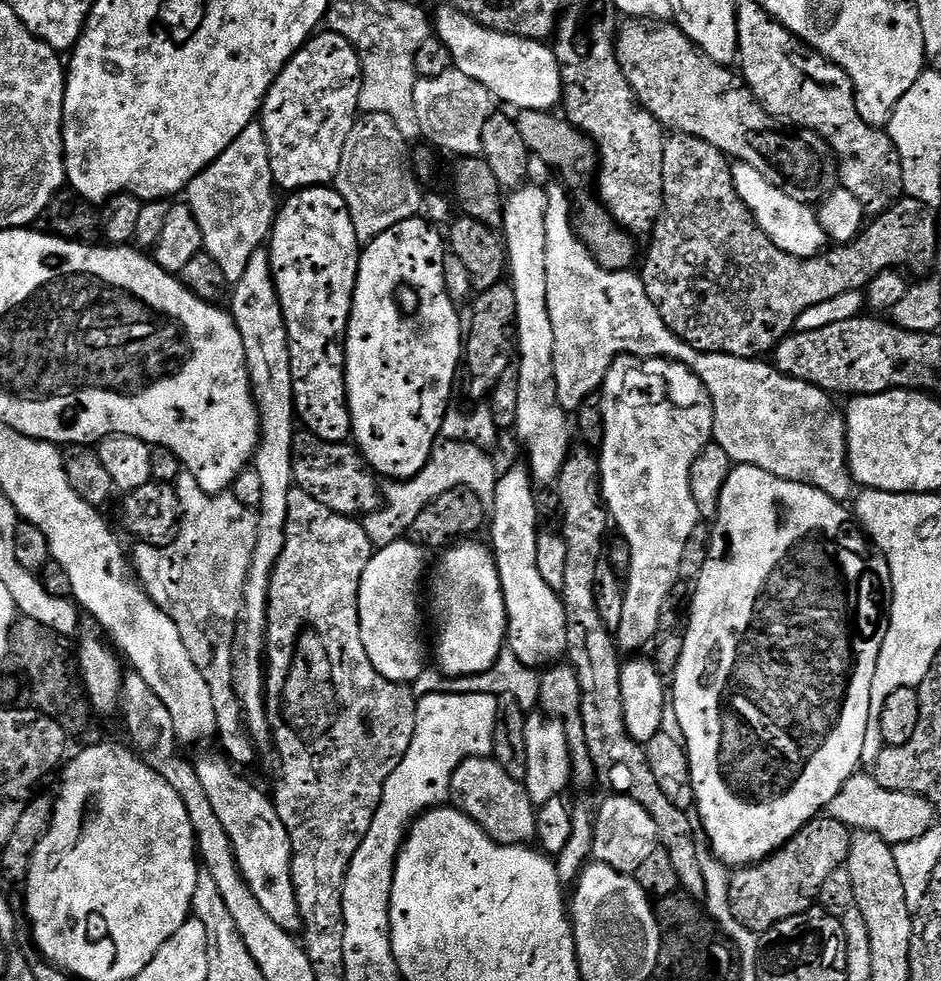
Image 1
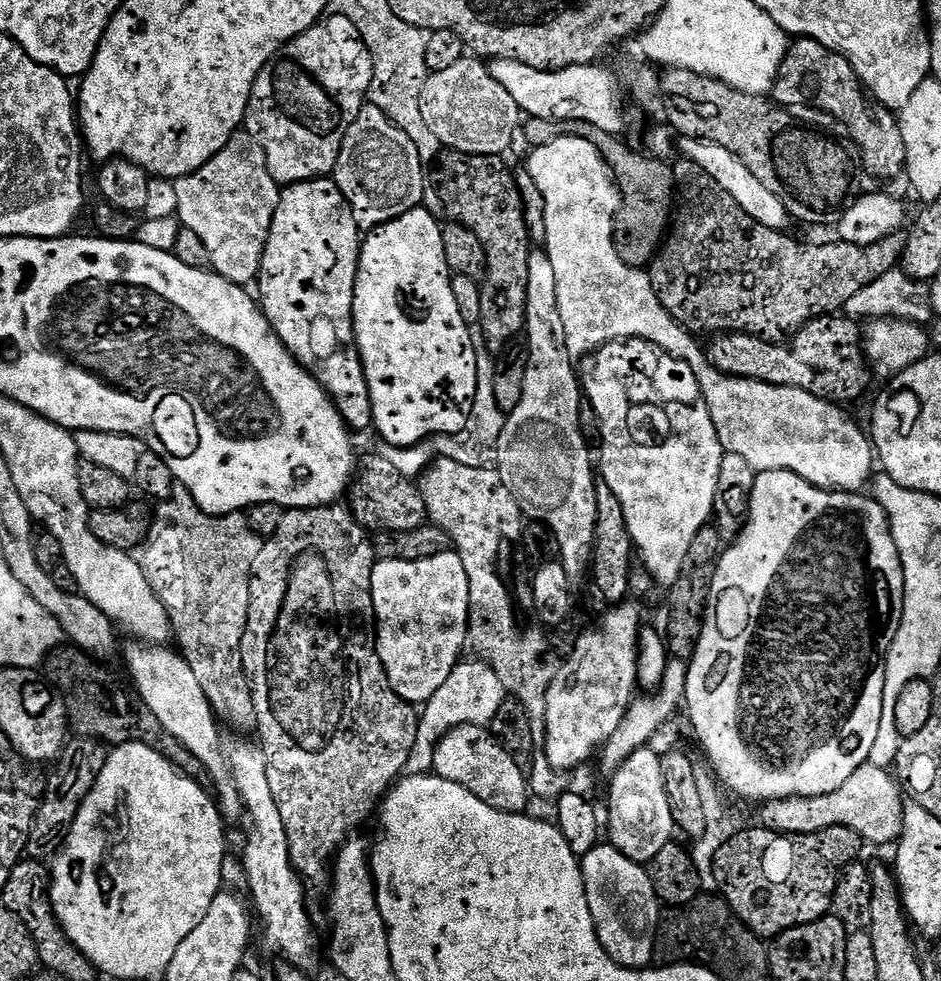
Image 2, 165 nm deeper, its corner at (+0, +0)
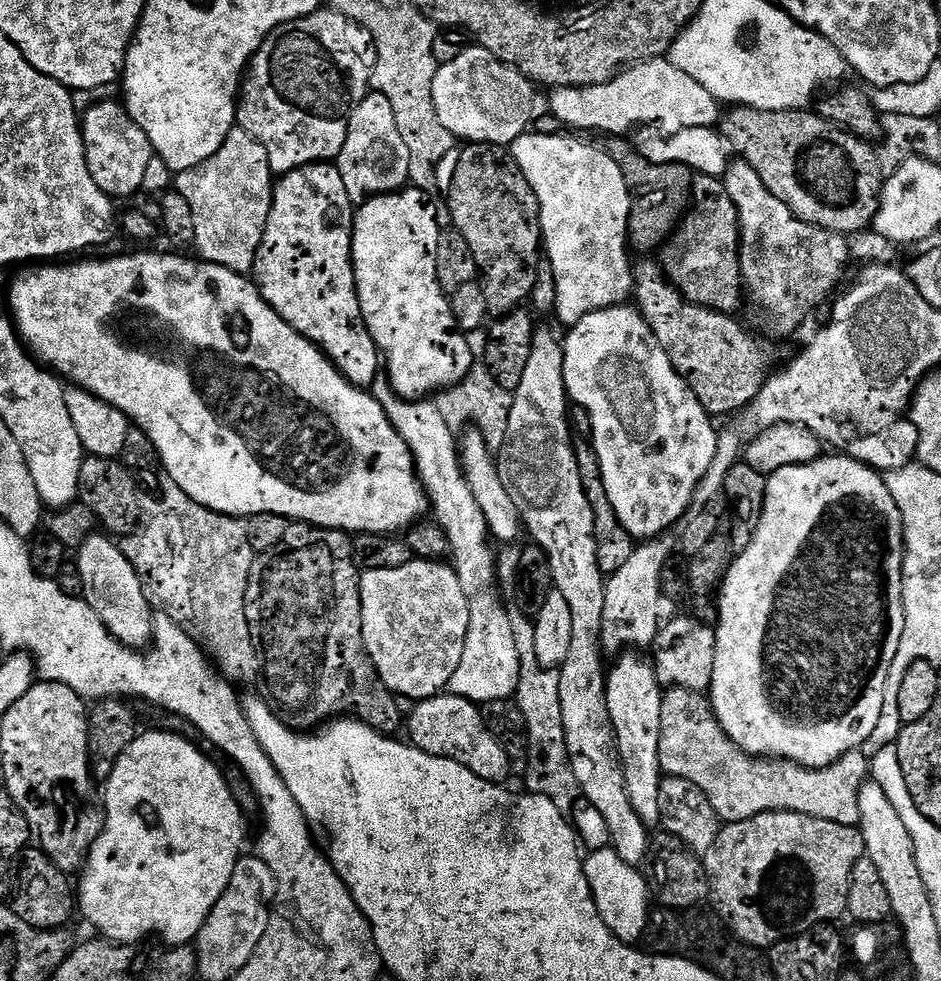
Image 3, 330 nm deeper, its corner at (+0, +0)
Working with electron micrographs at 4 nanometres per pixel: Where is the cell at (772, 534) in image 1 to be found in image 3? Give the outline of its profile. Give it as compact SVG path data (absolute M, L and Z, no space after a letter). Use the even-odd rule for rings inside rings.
M824 454L818 460L811 460L808 464L795 464L786 466L782 470L771 473L767 477L766 502L762 510L762 518L758 522L758 530L746 546L746 550L739 553L733 559L728 577L724 579L724 587L720 590L720 614L718 623L715 625L716 634L716 657L714 658L713 680L710 689L710 699L712 709L716 715L716 721L726 730L726 734L737 746L748 752L752 756L761 758L771 758L774 760L789 760L795 764L801 764L803 768L825 768L830 766L840 756L845 756L848 752L855 752L863 749L864 745L872 740L874 726L878 726L878 718L882 718L882 702L884 701L884 691L886 682L890 674L890 666L894 662L894 654L898 654L898 642L902 642L902 630L904 629L904 523L902 514L890 494L890 490L884 485L884 476L877 472L875 468L868 467L867 464L853 460L852 457L843 454ZM843 500L857 500L860 504L840 504Z

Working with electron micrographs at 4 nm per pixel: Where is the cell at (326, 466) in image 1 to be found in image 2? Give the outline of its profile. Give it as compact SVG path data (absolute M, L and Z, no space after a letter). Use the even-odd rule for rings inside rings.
M382 454L368 456L365 460L363 457L361 472L349 485L349 498L349 512L365 531L372 534L405 533L420 528L428 520L419 485L411 477L400 474Z

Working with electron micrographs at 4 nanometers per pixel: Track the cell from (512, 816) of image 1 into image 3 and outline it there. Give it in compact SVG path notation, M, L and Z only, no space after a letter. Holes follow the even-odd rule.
M441 694L431 696L429 700L421 700L415 705L416 708L412 712L412 717L407 717L406 728L408 724L408 732L411 743L423 750L431 756L445 756L454 762L458 762L462 766L466 766L466 770L470 770L474 774L478 774L478 778L482 778L491 784L503 785L504 779L508 776L508 771L514 768L511 760L509 760L506 750L502 750L500 743L490 734L490 730L484 724L484 713L473 701L454 696L451 694Z

